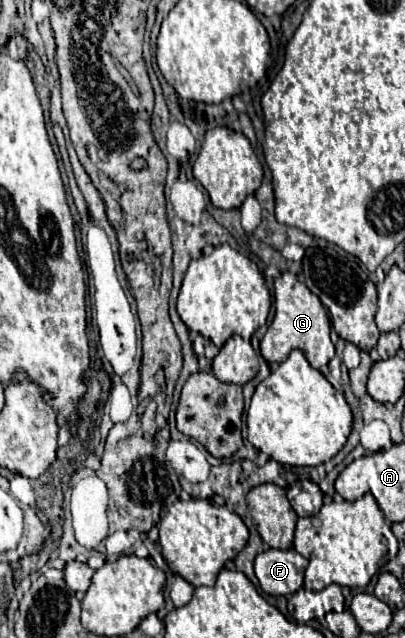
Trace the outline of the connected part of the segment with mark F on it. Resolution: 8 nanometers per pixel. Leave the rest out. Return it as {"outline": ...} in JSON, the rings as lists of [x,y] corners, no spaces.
{"outline":[[[270,548],[256,556],[254,572],[258,576],[260,588],[266,594],[284,596],[302,588],[306,564],[308,560],[294,552],[294,548],[288,550]]]}

